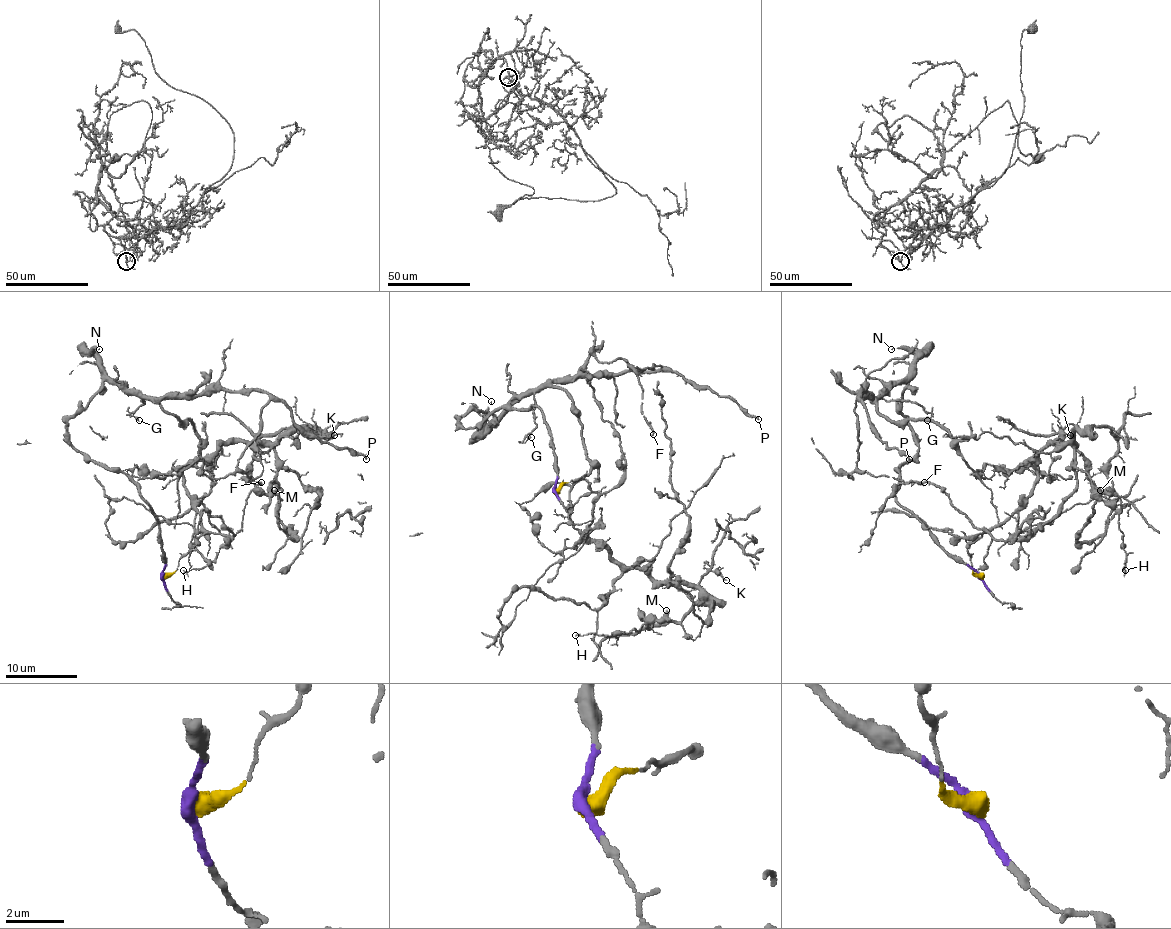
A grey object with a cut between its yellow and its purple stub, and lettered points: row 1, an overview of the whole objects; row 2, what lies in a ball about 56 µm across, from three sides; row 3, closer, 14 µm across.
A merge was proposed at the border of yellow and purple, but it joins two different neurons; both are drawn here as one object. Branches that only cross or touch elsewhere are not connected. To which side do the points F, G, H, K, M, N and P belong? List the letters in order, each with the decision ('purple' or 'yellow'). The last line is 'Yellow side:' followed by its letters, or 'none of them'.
F: purple
G: purple
H: yellow
K: yellow
M: yellow
N: purple
P: purple
Yellow side: H, K, M

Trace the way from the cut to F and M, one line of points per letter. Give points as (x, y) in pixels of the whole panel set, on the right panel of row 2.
F: (981, 576), (896, 500), (918, 451), (905, 381), (860, 390), (856, 466), (925, 482)
M: (981, 576), (968, 545), (1011, 513), (1049, 444), (1109, 426), (1118, 453), (1109, 493), (1100, 489)

